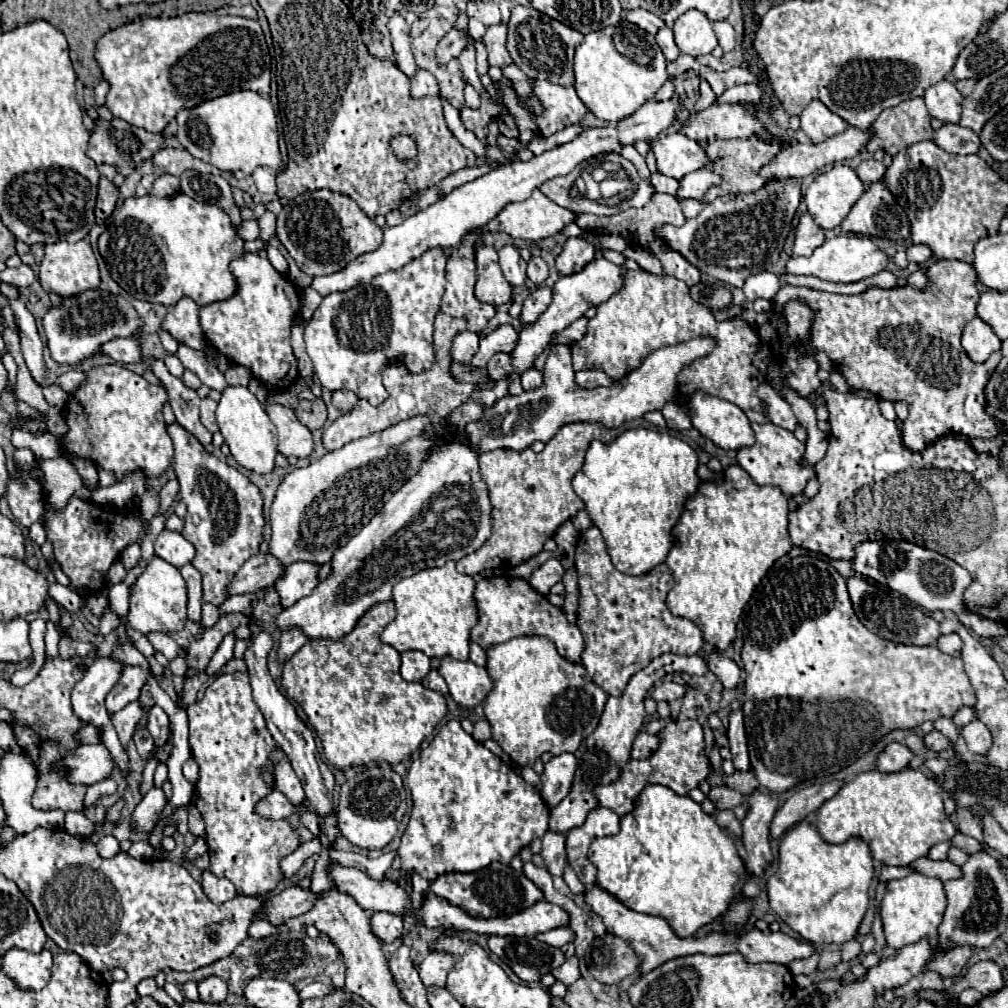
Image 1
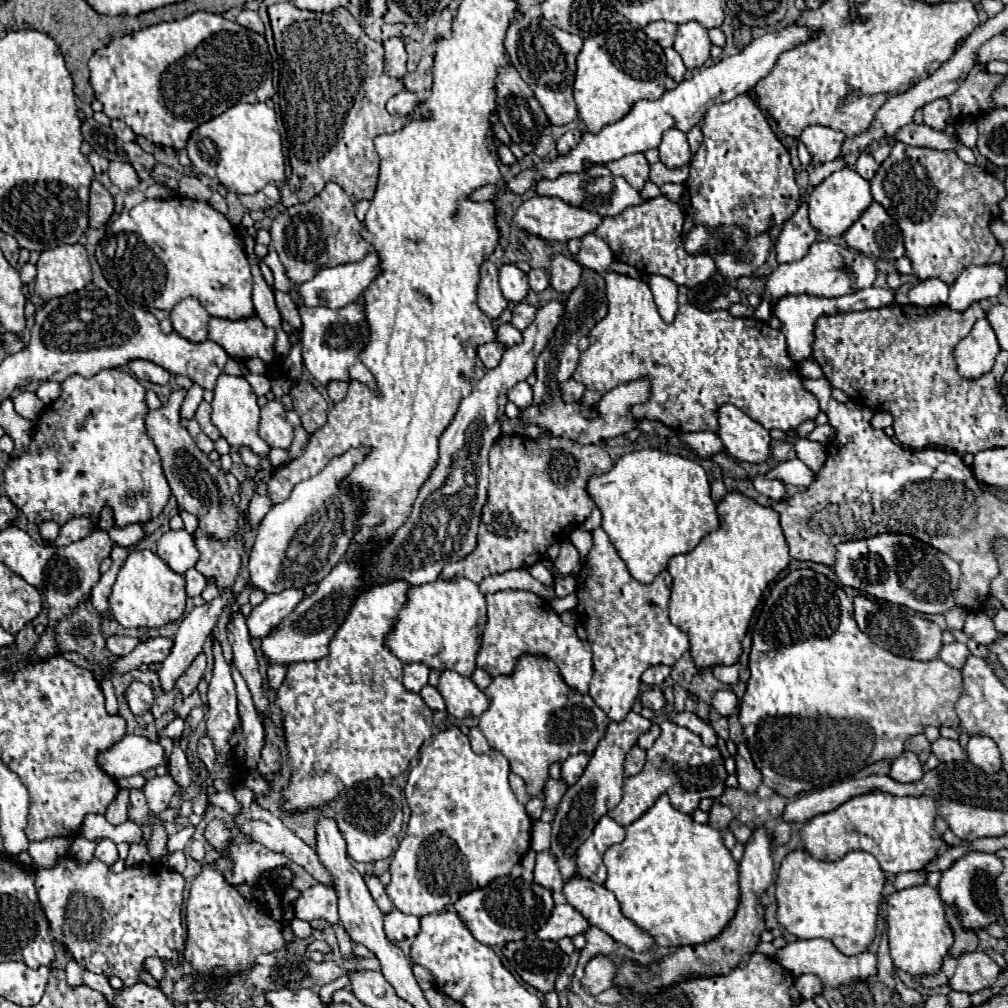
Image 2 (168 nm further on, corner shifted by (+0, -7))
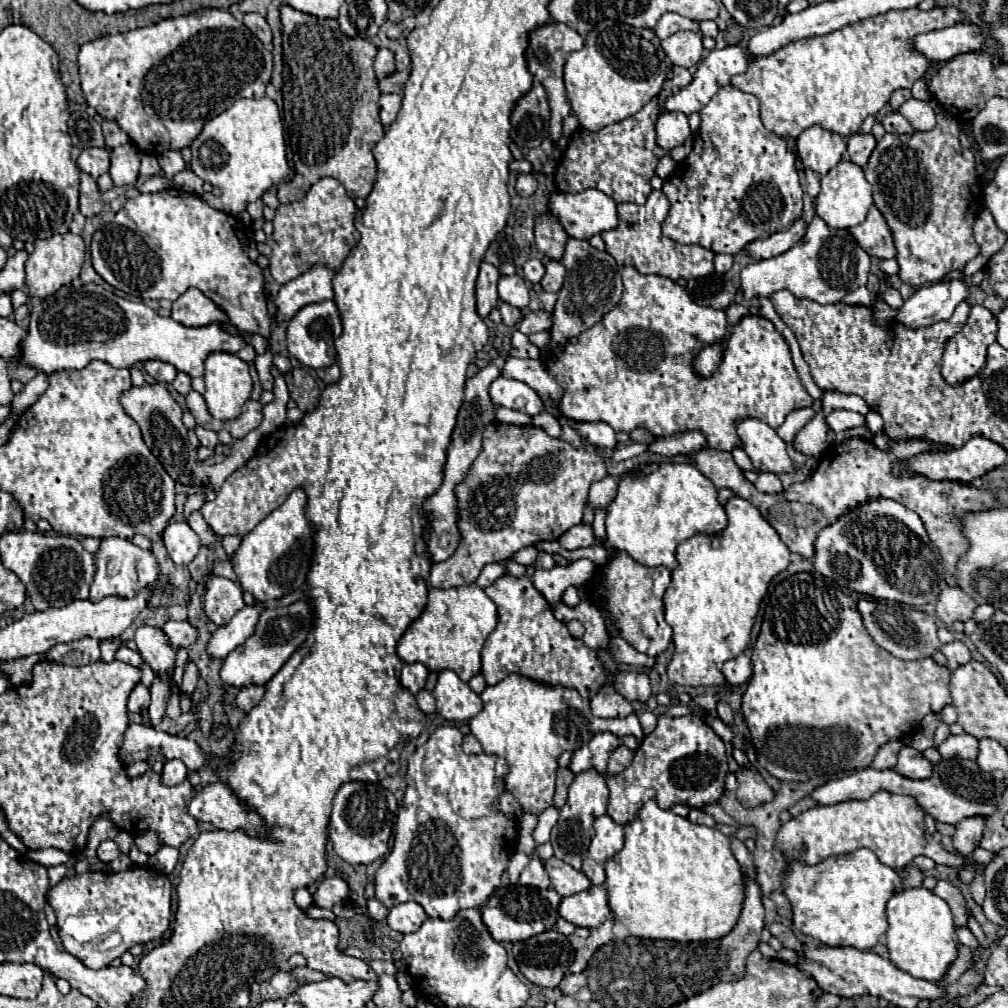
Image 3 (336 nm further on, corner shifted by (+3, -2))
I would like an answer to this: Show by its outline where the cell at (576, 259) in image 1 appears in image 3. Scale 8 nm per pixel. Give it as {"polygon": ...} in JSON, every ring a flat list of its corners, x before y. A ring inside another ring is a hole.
{"polygon":[[552,259,552,261,546,265,546,275,542,277,540,285,544,287,544,291,556,293,556,291,560,291,562,283,564,283,564,277,566,277,564,265,562,265,560,261,554,261,554,259]]}

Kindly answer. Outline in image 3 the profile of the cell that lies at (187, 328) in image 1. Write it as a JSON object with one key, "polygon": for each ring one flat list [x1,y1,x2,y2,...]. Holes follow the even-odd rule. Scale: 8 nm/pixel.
{"polygon":[[188,289,174,301,172,319,186,327,206,327,216,321,228,321,226,313,198,289]]}

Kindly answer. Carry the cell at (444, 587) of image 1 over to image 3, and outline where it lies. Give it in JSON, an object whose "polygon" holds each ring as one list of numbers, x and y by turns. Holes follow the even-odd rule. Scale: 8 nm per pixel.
{"polygon":[[476,583,452,589,430,587,424,611,398,641,398,655,406,663,424,663,430,671,450,669,462,681,468,681,480,671,480,649,496,623,496,605]]}

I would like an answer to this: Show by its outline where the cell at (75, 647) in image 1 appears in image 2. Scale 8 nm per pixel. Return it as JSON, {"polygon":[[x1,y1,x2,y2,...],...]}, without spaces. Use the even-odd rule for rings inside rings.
{"polygon":[[109,636,107,638,107,650,117,654,117,656,127,656,133,652,133,648,139,644,139,638,129,638,129,636]]}

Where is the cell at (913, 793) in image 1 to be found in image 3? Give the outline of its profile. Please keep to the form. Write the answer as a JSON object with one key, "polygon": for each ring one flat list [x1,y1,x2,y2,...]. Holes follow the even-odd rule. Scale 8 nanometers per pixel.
{"polygon":[[878,791,866,801,844,801,836,805,816,805,798,817,792,817,788,823,782,825,778,833,778,847,782,851,788,851,792,859,800,859,804,863,820,863,822,859,830,855,844,855,852,853,860,847,872,849,876,857,892,867,892,869,904,869,914,857,926,855,934,859,936,863,955,867,962,863,977,862,986,865,994,853,981,847,977,847,972,857,958,857,956,853,946,853,940,843,930,843,926,825,924,825,924,811,918,805,914,797,894,795,888,791]]}

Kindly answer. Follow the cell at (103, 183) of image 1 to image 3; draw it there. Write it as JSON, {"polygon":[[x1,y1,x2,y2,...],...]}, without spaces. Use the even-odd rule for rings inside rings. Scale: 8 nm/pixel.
{"polygon":[[88,173,80,175,80,213,84,217,96,217,104,209,102,193,96,185,96,179]]}

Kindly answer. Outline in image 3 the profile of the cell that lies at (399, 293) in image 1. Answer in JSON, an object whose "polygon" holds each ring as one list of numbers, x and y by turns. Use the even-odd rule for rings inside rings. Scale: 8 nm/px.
{"polygon":[[322,301,322,303,312,303,302,307,290,321,288,331,286,331,286,341,288,341,288,353,296,357,300,363,312,369,322,369,330,367,336,363,336,349,334,341,342,335,342,319,338,313,338,307,334,301]]}

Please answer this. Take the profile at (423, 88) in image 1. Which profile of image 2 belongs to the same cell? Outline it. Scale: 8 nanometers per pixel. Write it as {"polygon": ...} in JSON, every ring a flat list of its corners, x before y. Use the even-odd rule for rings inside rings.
{"polygon":[[403,90,403,92,397,92,395,96,389,98,387,112,393,116,409,116,419,102,421,102,421,98,417,94]]}

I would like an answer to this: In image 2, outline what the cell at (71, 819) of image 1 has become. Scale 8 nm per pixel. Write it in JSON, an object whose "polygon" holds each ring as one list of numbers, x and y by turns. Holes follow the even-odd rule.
{"polygon":[[131,844,125,865,130,867,140,865,143,862,151,862,149,854,147,854,147,846,145,844]]}

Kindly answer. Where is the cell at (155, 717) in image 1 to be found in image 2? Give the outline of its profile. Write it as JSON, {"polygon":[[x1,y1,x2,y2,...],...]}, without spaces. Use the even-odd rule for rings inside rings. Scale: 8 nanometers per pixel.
{"polygon":[[175,718,173,722,169,722,169,724,159,732,159,738,161,738,161,736,179,738,179,736,183,734,183,728,185,728,185,720,183,720,183,718]]}

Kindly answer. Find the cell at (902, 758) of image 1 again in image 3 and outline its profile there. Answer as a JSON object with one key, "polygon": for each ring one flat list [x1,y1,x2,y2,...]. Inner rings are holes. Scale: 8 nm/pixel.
{"polygon":[[902,747,898,753,896,771,908,779,928,779,932,771,932,763,928,763,920,751,914,747]]}

